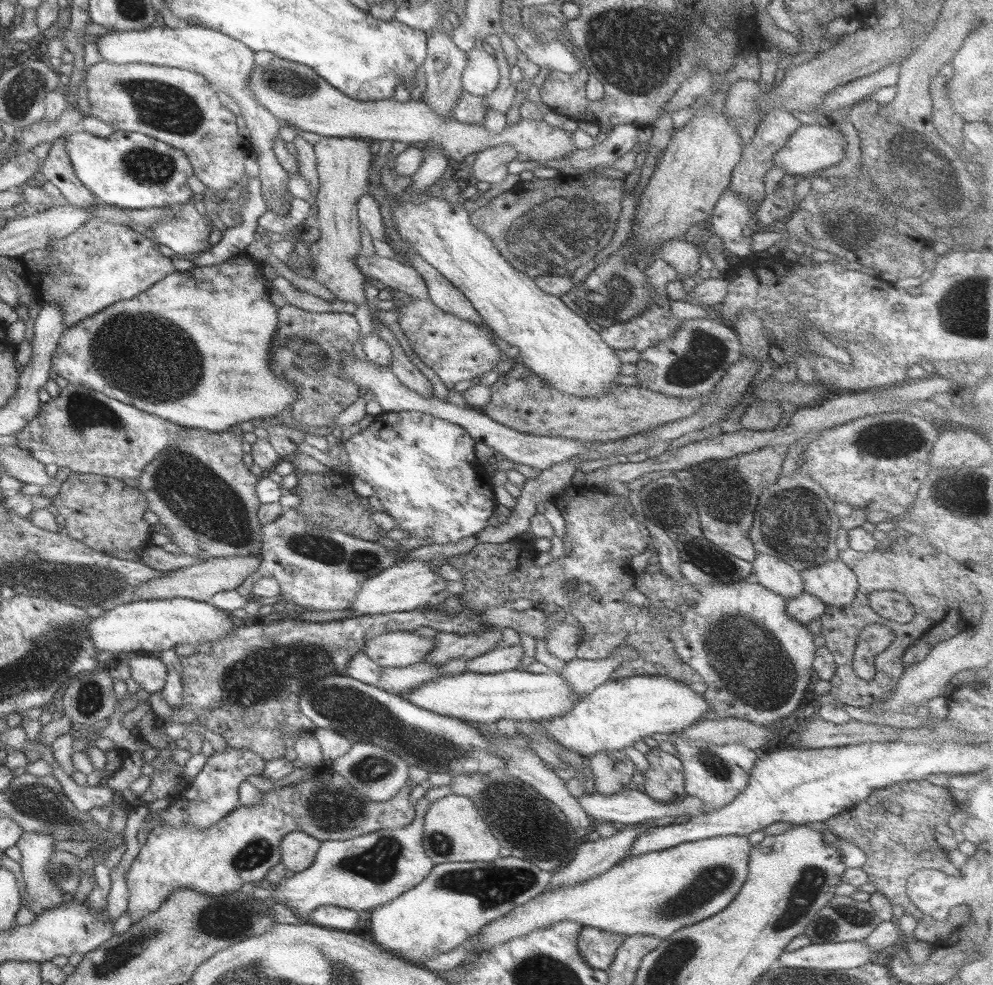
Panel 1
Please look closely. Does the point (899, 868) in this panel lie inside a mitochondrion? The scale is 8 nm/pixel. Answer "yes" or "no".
no

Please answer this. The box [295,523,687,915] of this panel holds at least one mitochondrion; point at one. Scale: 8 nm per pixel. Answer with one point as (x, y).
(354, 712)

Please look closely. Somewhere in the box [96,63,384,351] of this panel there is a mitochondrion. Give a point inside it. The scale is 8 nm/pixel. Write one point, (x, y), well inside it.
(157, 104)

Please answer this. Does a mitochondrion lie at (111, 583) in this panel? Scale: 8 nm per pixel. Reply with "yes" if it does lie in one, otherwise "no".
yes

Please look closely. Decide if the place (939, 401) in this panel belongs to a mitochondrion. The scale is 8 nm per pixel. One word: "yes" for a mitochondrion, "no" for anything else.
no

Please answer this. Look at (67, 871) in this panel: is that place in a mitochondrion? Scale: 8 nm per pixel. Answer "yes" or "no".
yes

